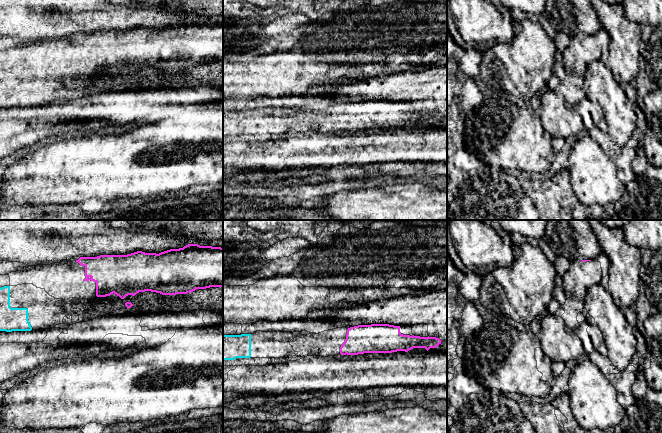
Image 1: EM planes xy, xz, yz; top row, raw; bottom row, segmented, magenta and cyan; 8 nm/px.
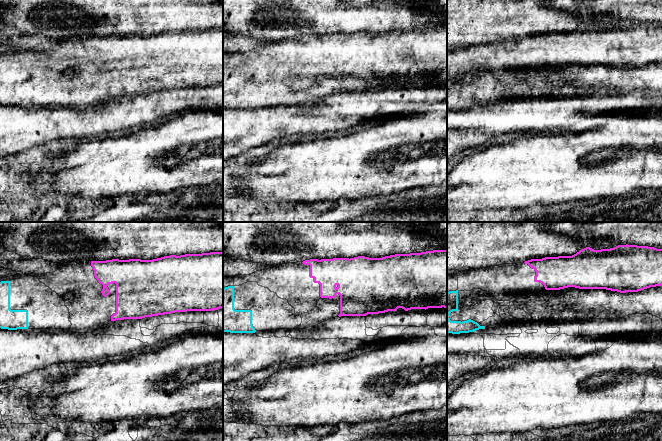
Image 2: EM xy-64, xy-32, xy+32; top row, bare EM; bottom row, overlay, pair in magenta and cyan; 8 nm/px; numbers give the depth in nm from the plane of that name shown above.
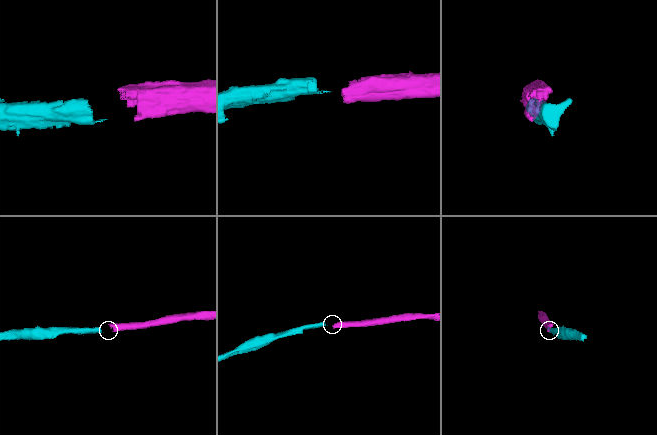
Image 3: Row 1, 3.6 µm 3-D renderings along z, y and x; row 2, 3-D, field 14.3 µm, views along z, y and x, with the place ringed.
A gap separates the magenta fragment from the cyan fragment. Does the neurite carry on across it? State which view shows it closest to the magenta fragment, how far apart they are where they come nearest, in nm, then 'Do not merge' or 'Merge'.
Closest in xy. Distance 500 nm. Merge

